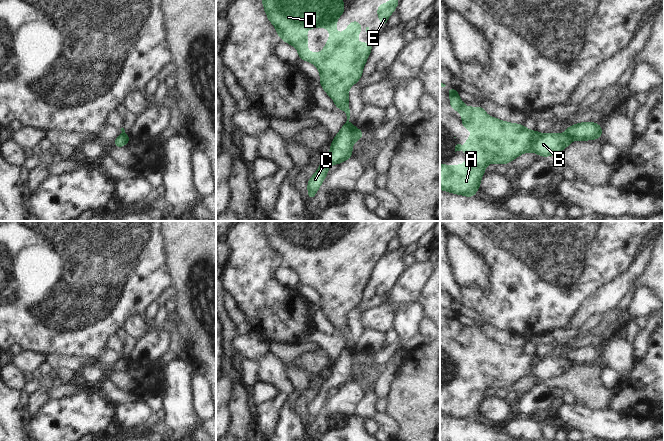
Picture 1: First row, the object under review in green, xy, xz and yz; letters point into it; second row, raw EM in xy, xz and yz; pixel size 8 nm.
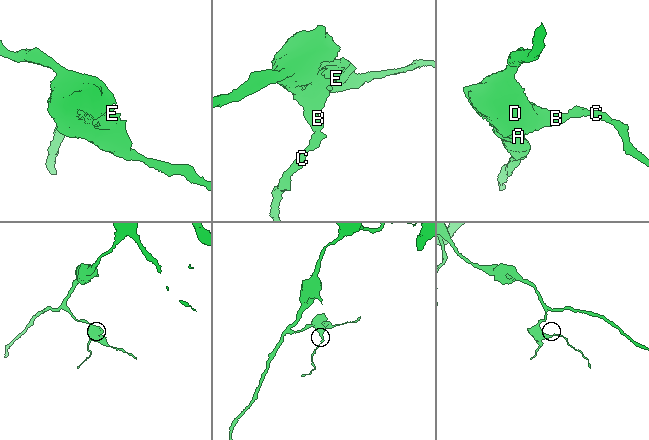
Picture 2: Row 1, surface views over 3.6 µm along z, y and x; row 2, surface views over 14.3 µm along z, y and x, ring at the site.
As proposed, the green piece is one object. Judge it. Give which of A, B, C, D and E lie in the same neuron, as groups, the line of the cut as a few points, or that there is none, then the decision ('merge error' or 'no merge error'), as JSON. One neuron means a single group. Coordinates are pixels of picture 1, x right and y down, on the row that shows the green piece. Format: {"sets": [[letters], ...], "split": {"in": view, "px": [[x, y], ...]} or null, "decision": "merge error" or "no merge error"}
{"sets": [["A", "B", "D", "E"], ["C"]], "split": {"in": "yz", "px": [[566, 132], [572, 139]]}, "decision": "merge error"}

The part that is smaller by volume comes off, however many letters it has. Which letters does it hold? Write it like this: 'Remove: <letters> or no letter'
Remove: C

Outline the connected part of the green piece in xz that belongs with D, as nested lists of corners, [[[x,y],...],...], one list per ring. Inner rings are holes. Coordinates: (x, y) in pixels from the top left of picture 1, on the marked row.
[[[262,0],[264,10],[270,23],[276,27],[276,32],[281,40],[289,45],[295,45],[299,60],[306,60],[316,65],[320,71],[320,85],[336,103],[335,109],[343,109],[346,112],[347,121],[350,124],[350,109],[348,103],[348,89],[362,76],[362,69],[370,54],[373,43],[356,43],[360,30],[363,28],[359,21],[352,21],[348,29],[341,34],[333,29],[336,27],[337,18],[345,12],[343,0]],[[325,27],[329,29],[330,40],[325,43],[322,53],[309,53],[306,47],[308,28]]]

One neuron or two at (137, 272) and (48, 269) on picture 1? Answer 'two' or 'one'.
one

